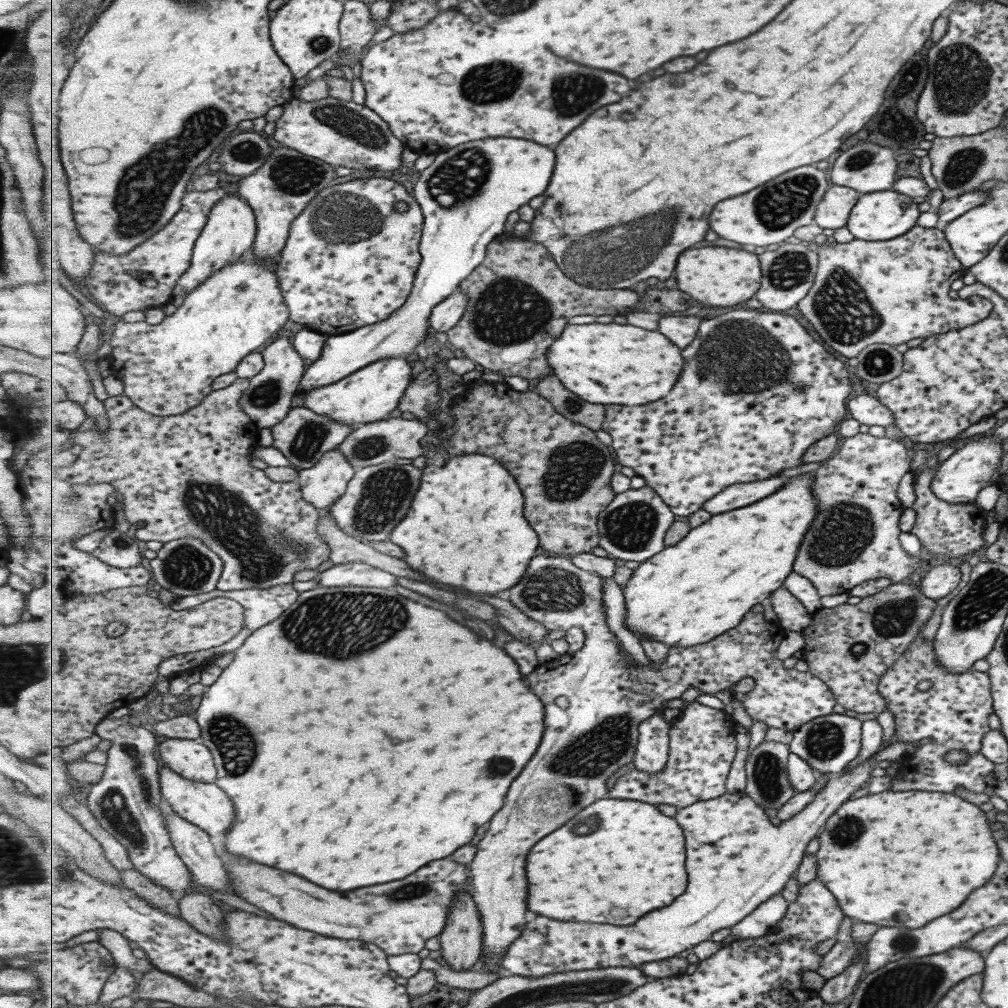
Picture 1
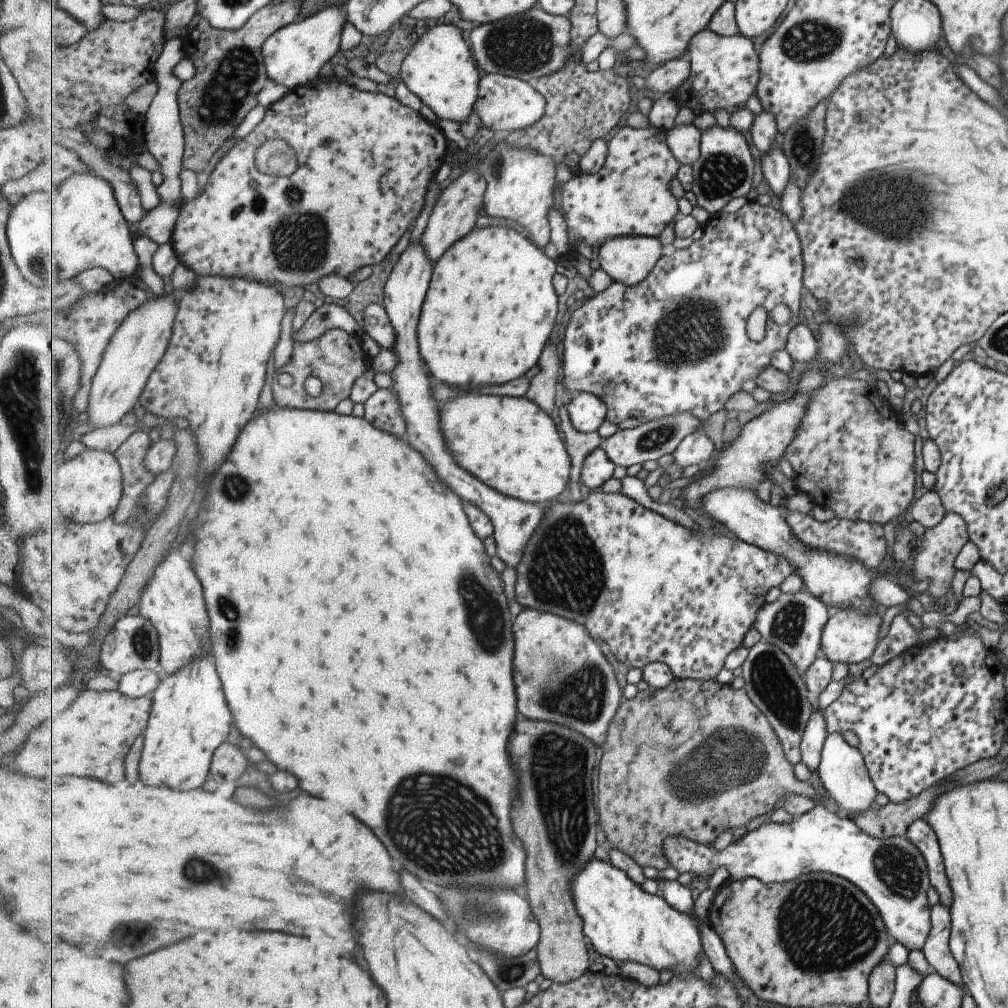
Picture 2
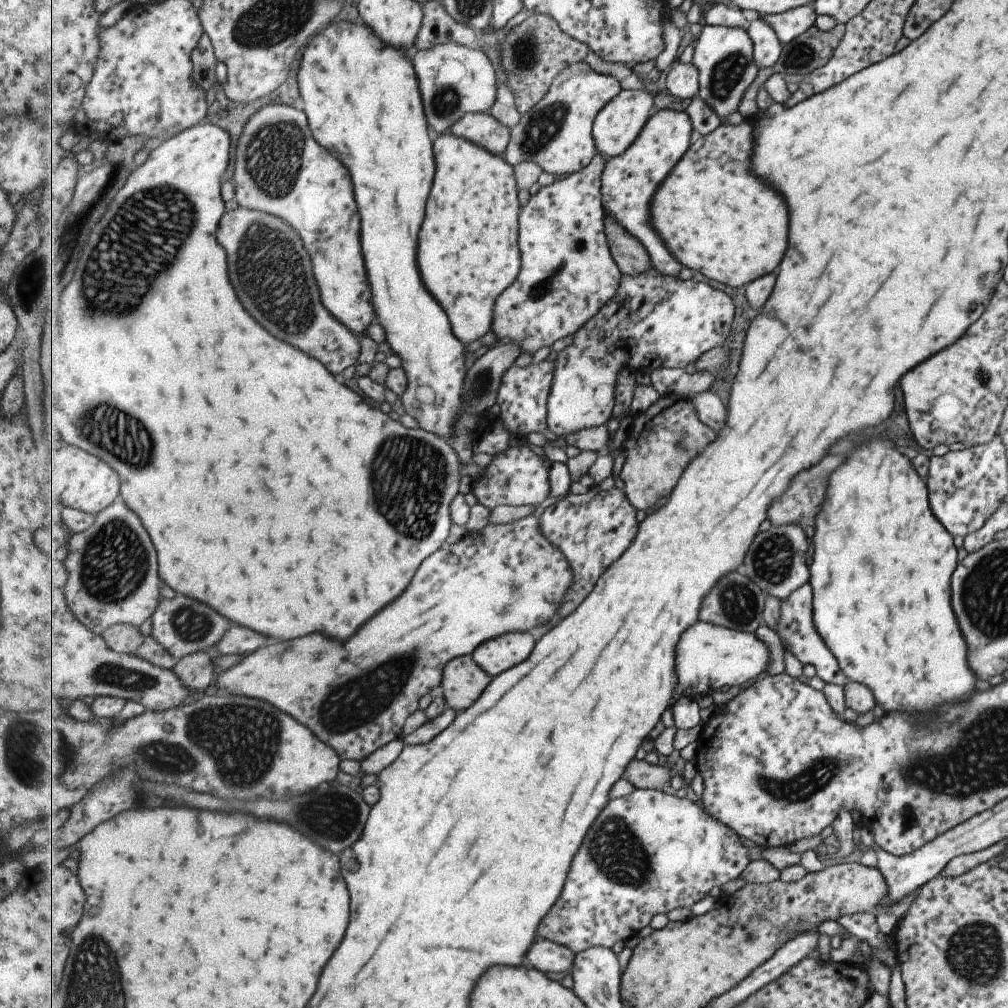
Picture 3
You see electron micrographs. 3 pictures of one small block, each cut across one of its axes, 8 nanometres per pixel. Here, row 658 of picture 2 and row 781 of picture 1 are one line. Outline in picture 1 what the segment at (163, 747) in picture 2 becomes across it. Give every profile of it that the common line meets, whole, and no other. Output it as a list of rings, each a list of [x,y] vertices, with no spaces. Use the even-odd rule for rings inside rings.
[[[166,738],[159,744],[164,766],[195,782],[215,783],[218,777],[212,750],[201,740]]]

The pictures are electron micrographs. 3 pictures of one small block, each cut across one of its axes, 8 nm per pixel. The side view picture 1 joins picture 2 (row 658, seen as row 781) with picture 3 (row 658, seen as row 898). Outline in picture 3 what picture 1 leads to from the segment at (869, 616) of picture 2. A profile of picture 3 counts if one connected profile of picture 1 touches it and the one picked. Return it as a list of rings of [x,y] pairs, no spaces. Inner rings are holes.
[[[703,620],[697,622],[697,626],[691,626],[689,634],[681,638],[681,650],[677,650],[677,654],[681,654],[681,658],[677,658],[677,672],[681,674],[677,696],[693,700],[712,695],[715,690],[725,686],[743,687],[751,684],[751,680],[765,673],[768,662],[772,660],[771,647],[758,639],[756,633],[707,624]]]

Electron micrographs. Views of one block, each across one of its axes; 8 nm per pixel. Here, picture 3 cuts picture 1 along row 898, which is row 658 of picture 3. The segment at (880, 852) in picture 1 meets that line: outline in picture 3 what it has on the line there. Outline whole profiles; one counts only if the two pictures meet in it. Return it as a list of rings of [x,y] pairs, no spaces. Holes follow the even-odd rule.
[[[875,436],[865,440],[861,446],[849,454],[849,462],[833,474],[833,482],[829,482],[829,498],[825,498],[825,510],[815,518],[815,534],[813,534],[813,566],[809,565],[812,586],[812,621],[827,647],[832,651],[838,666],[847,680],[861,682],[869,690],[873,690],[875,700],[885,710],[913,710],[913,712],[931,712],[935,706],[943,702],[955,702],[973,692],[973,674],[965,664],[965,642],[959,634],[953,610],[949,606],[949,576],[957,566],[956,548],[952,544],[952,536],[933,516],[928,503],[926,482],[915,472],[910,460],[893,448],[893,442],[885,436]]]

